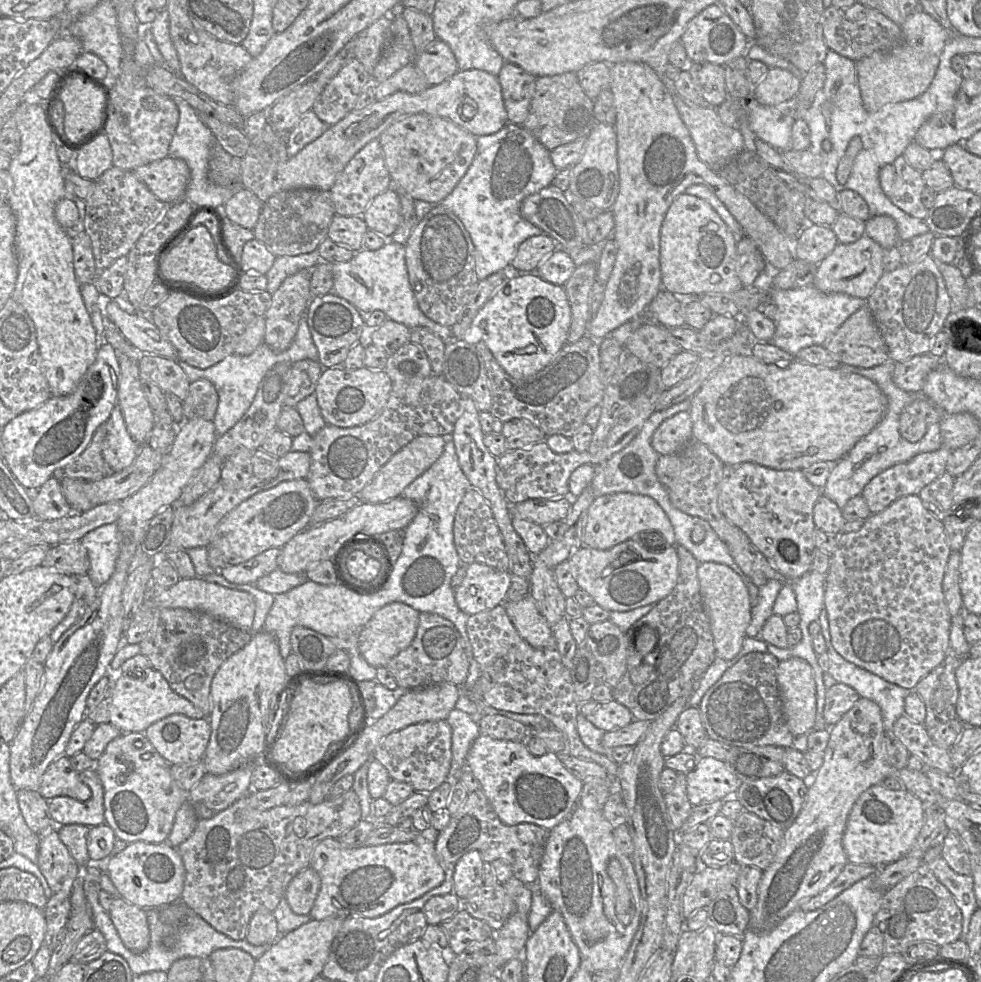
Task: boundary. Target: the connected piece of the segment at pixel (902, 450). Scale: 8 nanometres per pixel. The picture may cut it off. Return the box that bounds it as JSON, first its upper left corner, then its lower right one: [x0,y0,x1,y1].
[822,360,942,509]

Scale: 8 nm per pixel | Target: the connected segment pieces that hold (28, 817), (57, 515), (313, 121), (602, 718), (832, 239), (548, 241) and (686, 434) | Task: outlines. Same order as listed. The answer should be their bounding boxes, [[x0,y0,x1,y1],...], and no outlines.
[[16,790,54,834],[32,477,73,521],[288,110,329,156],[580,700,634,732],[794,224,838,265],[510,234,557,272],[651,411,693,455]]

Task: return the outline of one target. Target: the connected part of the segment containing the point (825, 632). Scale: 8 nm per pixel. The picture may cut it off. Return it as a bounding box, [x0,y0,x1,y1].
[818,607,910,732]

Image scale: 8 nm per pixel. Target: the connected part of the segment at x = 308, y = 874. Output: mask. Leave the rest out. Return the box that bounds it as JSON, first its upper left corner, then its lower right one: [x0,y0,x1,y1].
[284,867,321,916]

